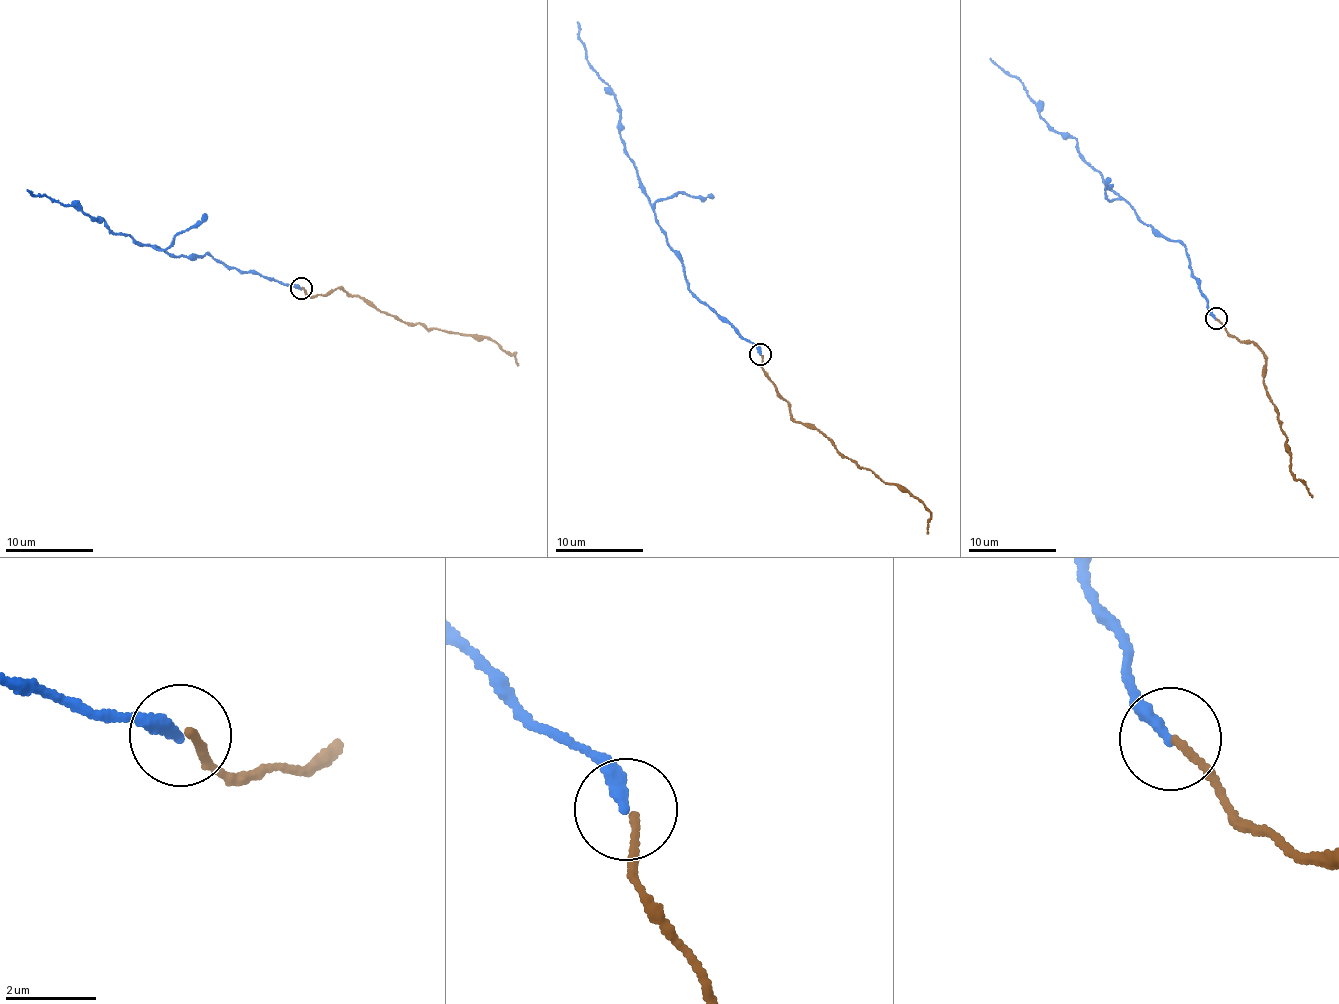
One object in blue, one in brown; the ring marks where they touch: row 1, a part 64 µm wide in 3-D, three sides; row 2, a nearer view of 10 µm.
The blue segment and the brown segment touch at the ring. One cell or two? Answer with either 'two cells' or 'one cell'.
one cell

